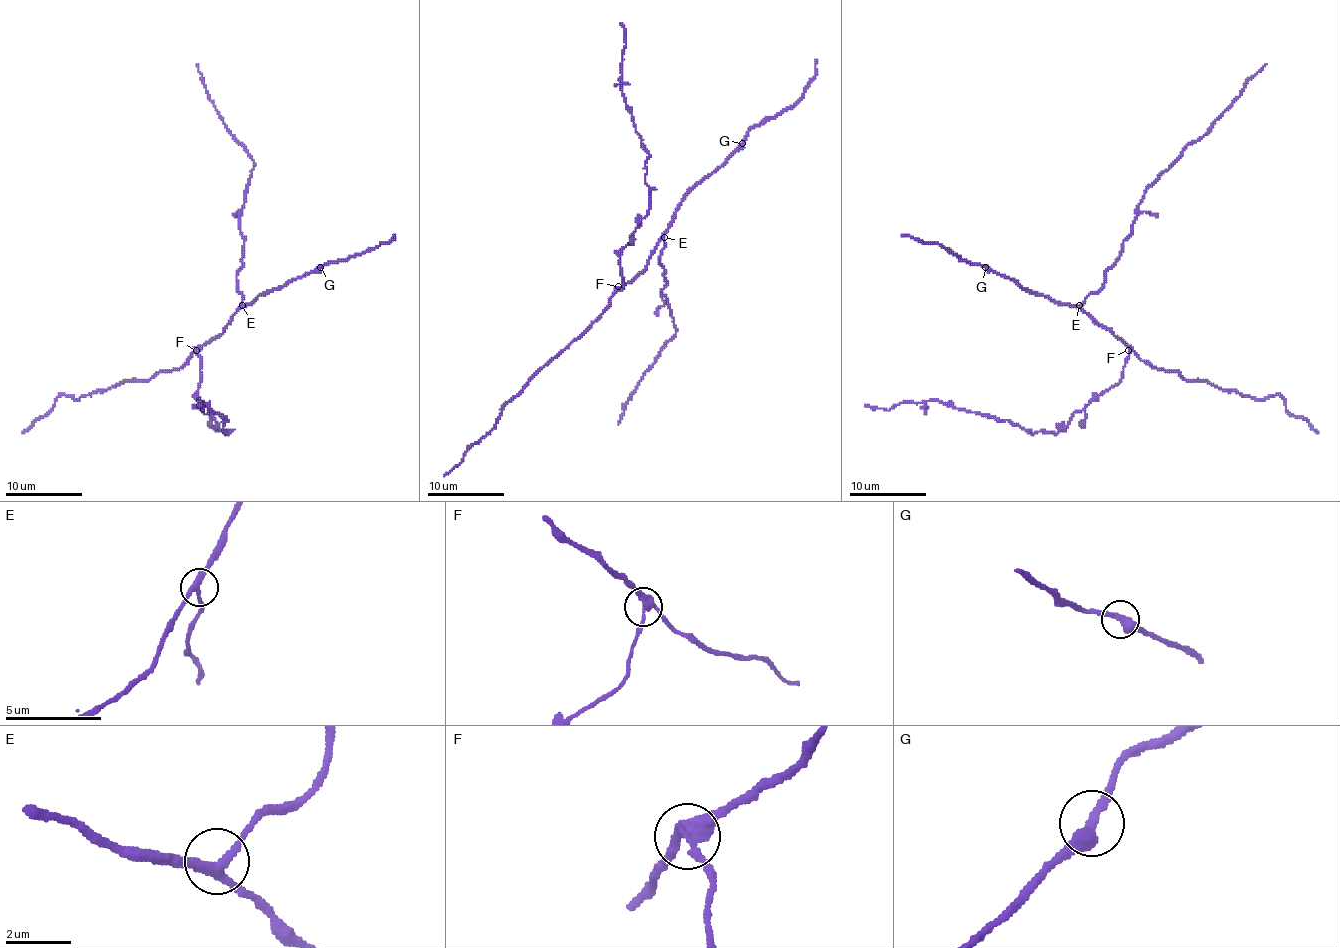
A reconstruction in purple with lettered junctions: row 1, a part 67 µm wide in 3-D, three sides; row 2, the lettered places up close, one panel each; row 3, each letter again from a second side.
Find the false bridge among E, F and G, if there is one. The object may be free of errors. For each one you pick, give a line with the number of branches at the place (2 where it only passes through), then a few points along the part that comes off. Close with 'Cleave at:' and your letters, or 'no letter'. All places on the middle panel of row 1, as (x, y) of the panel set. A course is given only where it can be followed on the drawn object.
F: branches 3; course (618, 287), (620, 250), (647, 214), (649, 185), (649, 151), (622, 92), (626, 46), (620, 23)
Cleave at: F

